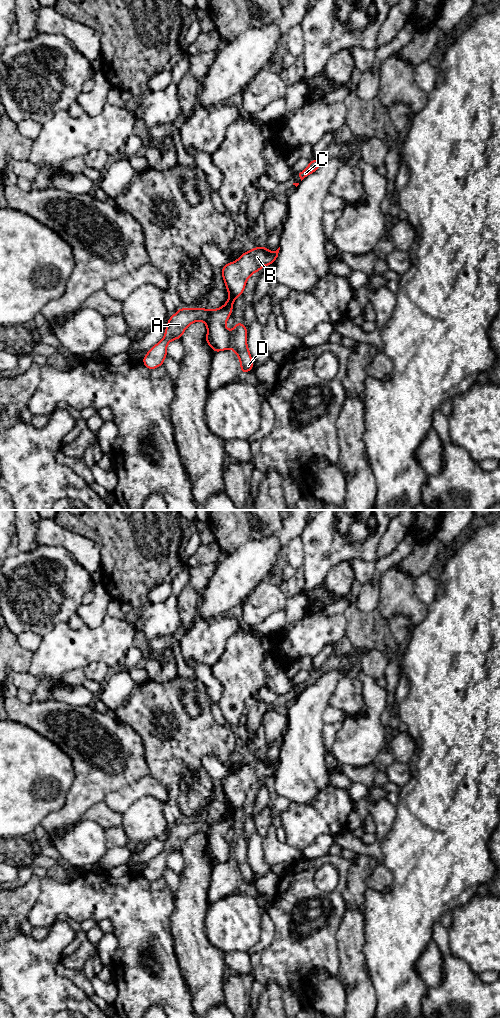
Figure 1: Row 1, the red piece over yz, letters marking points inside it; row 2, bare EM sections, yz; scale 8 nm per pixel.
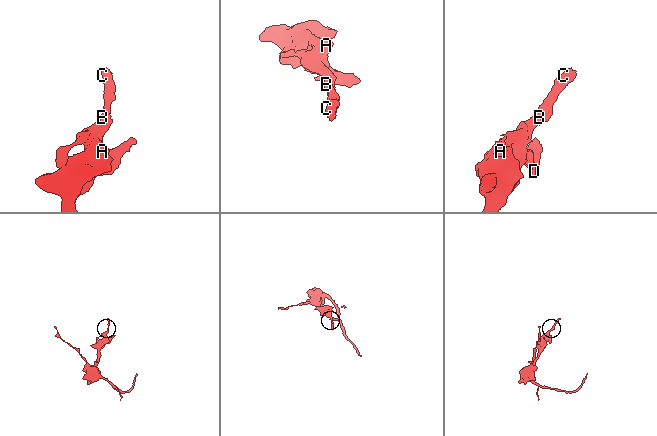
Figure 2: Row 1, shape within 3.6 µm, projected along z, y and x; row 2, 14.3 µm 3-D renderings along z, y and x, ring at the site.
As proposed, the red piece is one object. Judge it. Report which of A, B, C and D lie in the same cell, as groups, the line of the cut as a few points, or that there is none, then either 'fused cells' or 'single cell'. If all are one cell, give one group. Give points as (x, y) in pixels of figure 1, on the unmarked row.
A B C / D | yz (232, 843), (231, 859) | fused cells

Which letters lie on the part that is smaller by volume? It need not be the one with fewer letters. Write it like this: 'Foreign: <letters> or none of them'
Foreign: D

